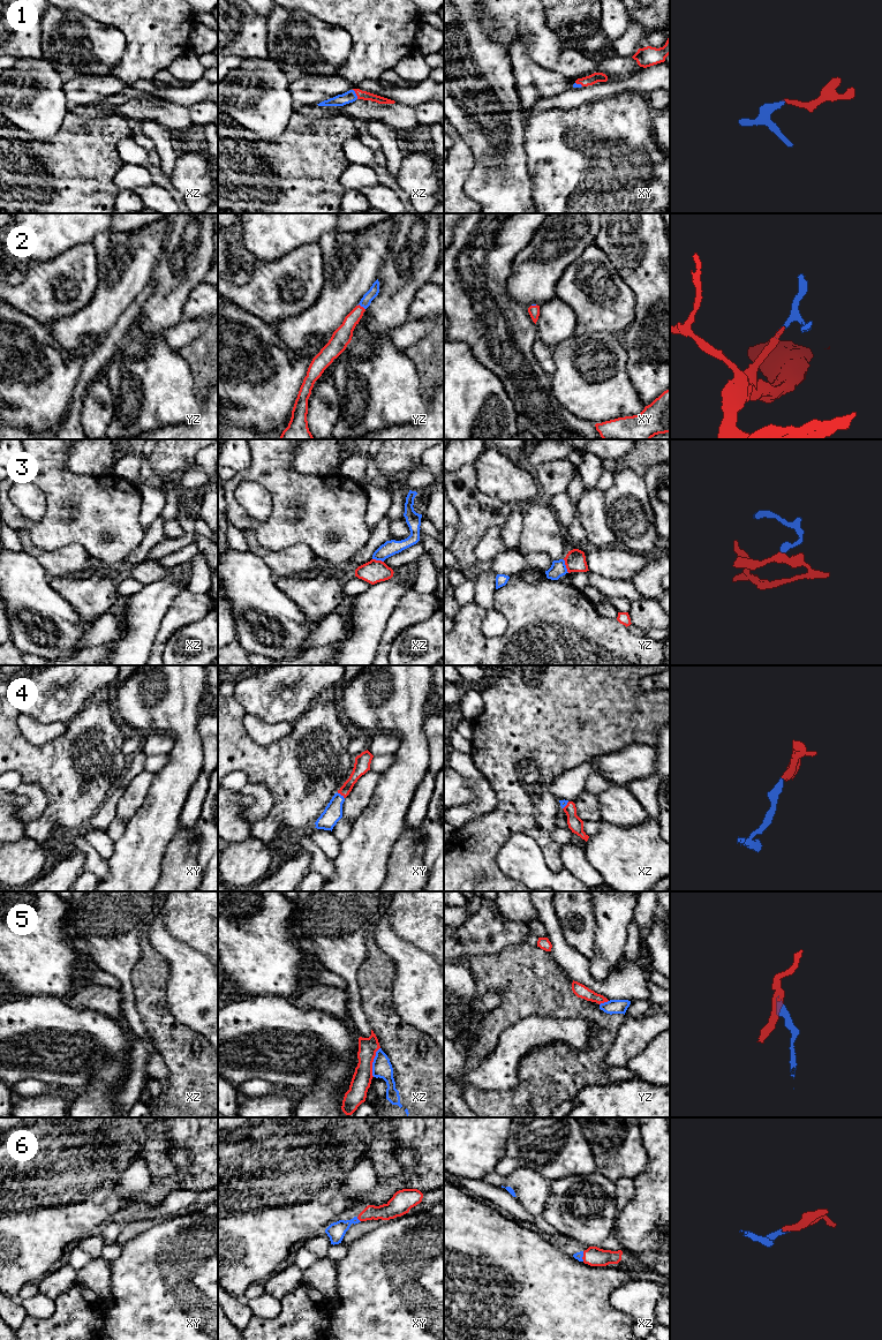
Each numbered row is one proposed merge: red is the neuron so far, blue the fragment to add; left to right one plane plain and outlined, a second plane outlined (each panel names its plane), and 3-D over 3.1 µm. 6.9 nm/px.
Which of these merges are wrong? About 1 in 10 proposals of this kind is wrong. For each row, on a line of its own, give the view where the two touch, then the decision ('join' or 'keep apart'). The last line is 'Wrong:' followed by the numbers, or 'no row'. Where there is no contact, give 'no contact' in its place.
1: meets red in xz; join
2: meets red in yz; join
3: meets red in yz; keep apart
4: meets red in xy; join
5: meets red in xz; keep apart
6: meets red in xy; join
Wrong: 3, 5

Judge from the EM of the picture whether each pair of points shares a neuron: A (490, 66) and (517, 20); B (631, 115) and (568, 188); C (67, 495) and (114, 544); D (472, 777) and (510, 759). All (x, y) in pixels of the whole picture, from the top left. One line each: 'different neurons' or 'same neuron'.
A: different neurons
B: same neuron
C: same neuron
D: different neurons

